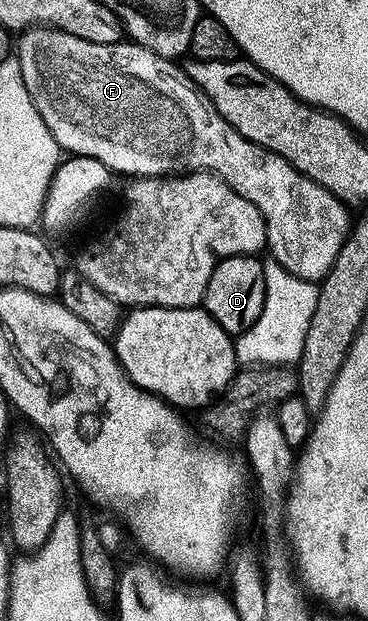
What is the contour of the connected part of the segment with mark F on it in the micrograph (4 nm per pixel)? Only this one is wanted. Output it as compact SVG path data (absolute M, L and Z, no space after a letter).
M31 26L21 31L16 57L24 76L24 88L36 104L48 132L67 155L100 160L115 175L135 178L165 178L191 172L214 174L229 184L248 204L256 204L266 225L268 254L292 276L321 283L333 266L346 238L350 237L352 215L345 202L316 180L304 176L284 156L249 142L214 105L200 93L181 65L161 58L137 42L92 44L63 30Z

